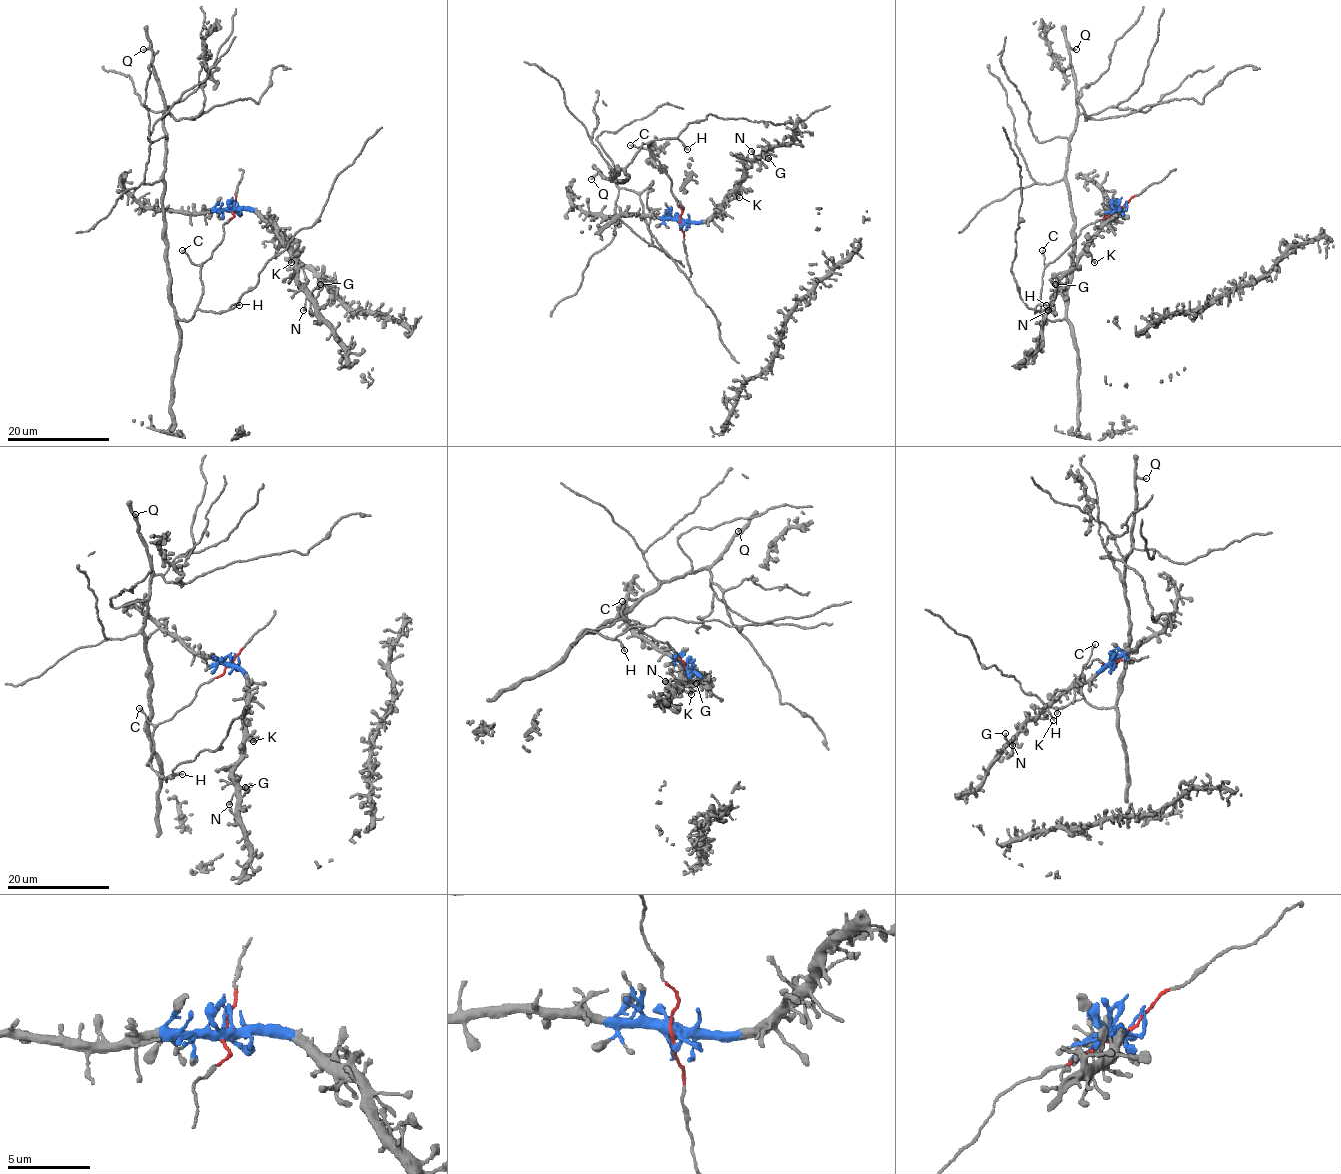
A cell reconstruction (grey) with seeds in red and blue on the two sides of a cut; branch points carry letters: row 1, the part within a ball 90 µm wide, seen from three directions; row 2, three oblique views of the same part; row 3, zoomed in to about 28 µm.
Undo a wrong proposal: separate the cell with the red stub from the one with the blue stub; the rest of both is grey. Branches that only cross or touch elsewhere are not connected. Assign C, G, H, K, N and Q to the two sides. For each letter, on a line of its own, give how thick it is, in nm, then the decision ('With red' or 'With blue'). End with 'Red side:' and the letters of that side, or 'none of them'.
C: Thickness 170 nm. With red
G: Thickness 200 nm. With blue
H: Thickness 200 nm. With red
K: Thickness 170 nm. With blue
N: Thickness 280 nm. With blue
Q: Thickness 240 nm. With red
Red side: C, H, Q

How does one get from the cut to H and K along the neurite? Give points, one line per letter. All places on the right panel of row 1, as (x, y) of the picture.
H: (1119, 210), (1085, 225), (1075, 241), (1045, 267), (1041, 307), (1036, 312), (1038, 304), (1046, 304)
K: (1119, 210), (1093, 237), (1087, 249), (1094, 262)

